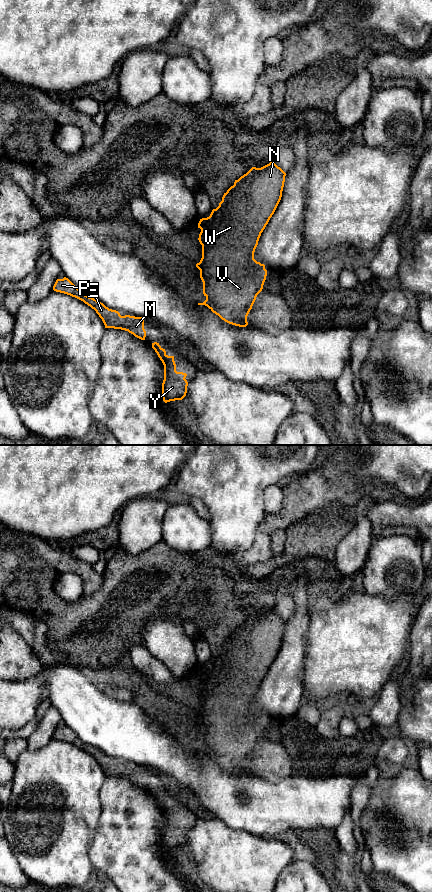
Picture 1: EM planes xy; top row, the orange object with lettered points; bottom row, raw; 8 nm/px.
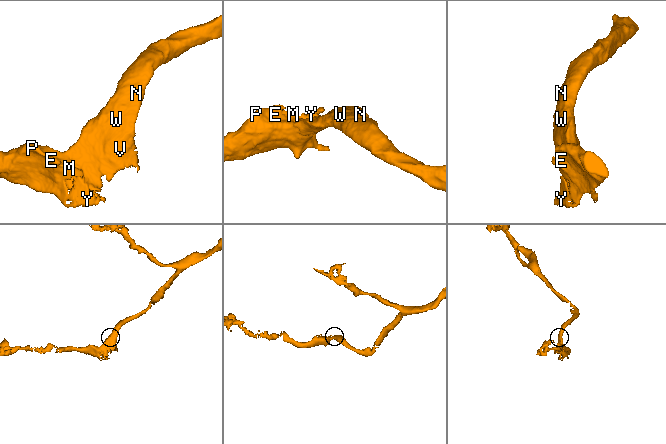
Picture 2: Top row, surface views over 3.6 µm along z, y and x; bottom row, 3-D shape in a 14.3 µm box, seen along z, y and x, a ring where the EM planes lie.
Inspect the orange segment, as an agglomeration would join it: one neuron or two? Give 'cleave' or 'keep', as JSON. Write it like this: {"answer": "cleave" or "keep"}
{"answer": "keep"}

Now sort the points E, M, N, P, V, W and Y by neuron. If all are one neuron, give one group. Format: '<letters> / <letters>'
E M N P V W Y

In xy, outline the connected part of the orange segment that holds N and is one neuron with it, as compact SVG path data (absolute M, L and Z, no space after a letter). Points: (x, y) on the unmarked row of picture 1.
M271 607L270 611L261 615L252 615L246 622L235 628L222 645L222 649L210 664L200 667L198 676L201 677L199 690L202 693L202 706L196 715L200 718L203 730L203 742L206 748L198 753L207 754L213 761L225 770L246 775L247 764L252 757L257 743L262 739L267 724L265 713L254 707L254 700L261 681L274 662L282 645L286 621Z

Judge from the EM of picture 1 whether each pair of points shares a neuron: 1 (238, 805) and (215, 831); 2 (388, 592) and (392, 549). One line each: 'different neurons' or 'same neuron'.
1: different neurons
2: same neuron

